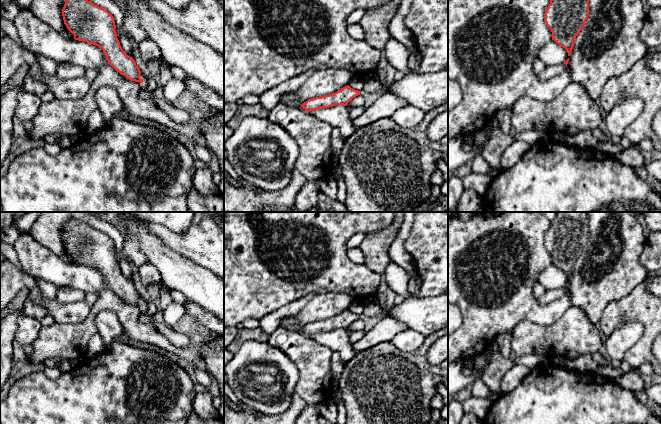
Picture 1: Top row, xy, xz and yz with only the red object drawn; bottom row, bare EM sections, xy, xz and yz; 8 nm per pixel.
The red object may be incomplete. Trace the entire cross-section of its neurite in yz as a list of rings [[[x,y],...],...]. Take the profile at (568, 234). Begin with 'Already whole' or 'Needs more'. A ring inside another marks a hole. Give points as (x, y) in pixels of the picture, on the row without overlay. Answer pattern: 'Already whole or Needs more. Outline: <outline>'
Already whole. Outline: [[[557,212],[546,233],[545,247],[552,256],[552,264],[565,272],[568,280],[588,239],[587,212]]]

